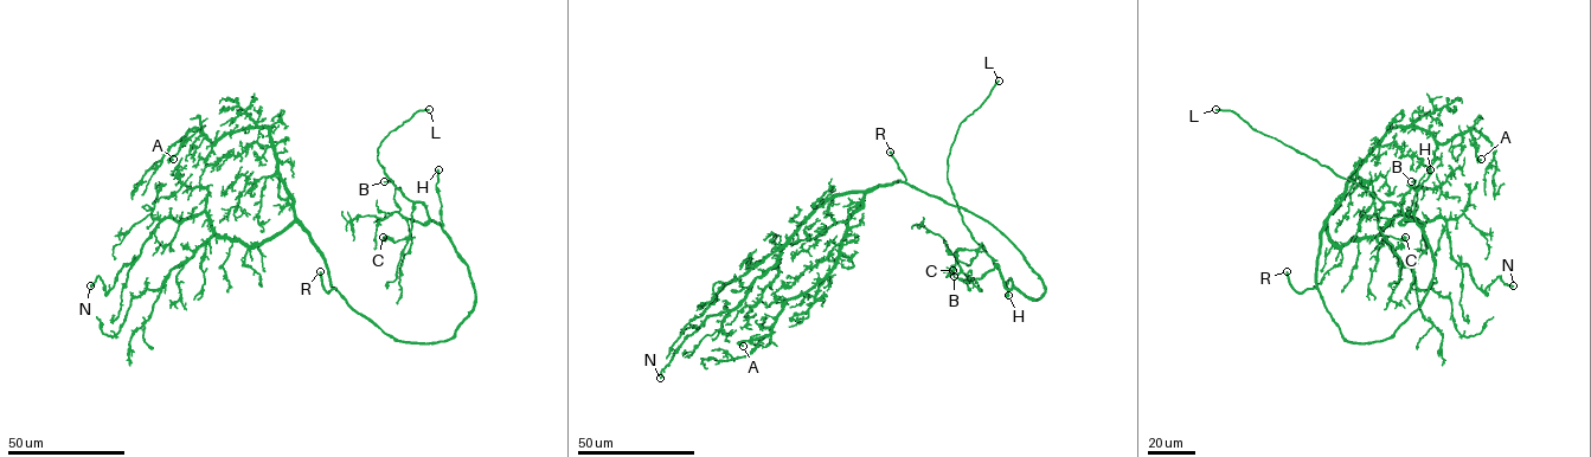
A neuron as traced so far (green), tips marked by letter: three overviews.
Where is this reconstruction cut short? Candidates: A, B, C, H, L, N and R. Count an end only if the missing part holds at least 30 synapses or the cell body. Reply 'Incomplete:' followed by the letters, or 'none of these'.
Incomplete: L, R

